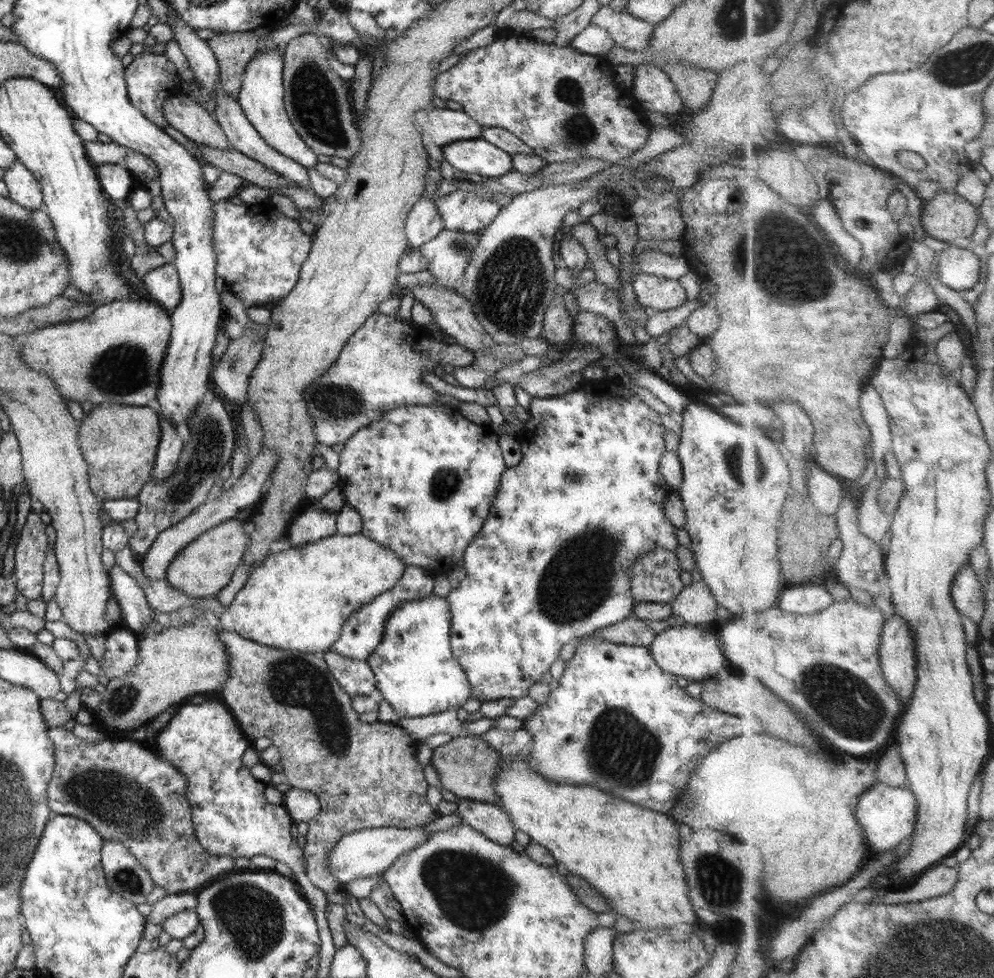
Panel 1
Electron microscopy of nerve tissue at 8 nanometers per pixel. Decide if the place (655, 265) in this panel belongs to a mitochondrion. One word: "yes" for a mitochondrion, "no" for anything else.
no

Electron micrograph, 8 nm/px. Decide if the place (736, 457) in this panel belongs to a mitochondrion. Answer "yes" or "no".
yes

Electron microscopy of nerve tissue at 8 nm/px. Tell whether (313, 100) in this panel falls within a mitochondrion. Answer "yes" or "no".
yes

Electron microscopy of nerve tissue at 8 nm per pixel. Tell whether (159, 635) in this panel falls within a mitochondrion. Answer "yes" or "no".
no

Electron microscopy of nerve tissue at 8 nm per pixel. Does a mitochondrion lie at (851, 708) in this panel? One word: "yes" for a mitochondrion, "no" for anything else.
yes

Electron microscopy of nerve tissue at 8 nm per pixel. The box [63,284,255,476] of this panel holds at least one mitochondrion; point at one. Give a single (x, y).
(123, 369)

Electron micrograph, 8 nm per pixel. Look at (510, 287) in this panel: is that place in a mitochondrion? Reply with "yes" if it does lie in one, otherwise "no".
yes

